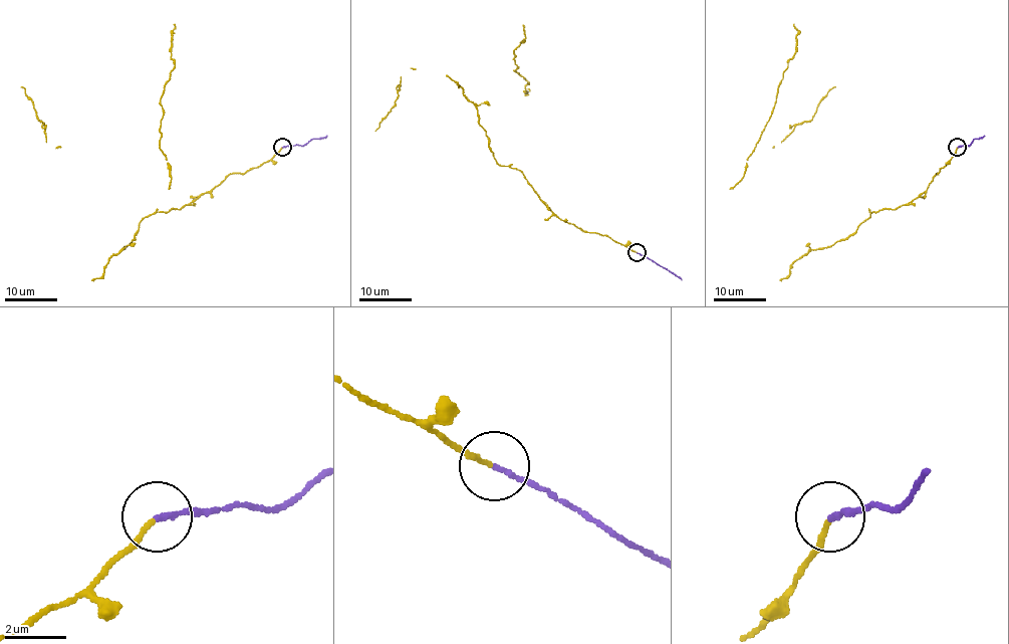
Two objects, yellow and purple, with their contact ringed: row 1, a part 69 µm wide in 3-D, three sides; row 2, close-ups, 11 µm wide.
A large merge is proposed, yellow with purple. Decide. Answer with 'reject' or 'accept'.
accept

